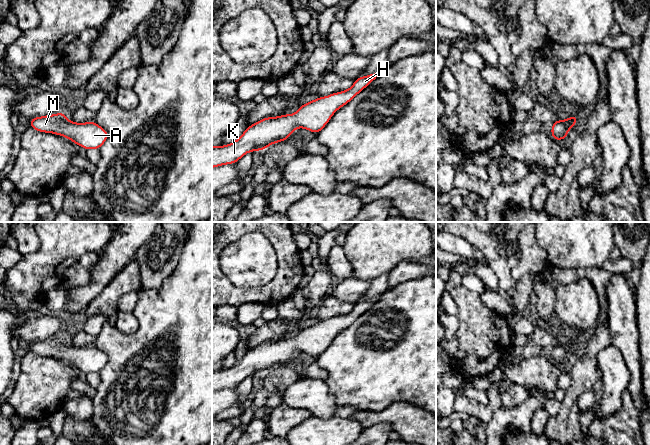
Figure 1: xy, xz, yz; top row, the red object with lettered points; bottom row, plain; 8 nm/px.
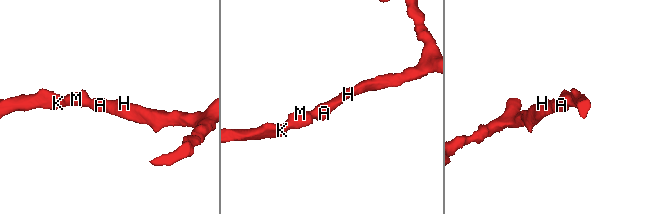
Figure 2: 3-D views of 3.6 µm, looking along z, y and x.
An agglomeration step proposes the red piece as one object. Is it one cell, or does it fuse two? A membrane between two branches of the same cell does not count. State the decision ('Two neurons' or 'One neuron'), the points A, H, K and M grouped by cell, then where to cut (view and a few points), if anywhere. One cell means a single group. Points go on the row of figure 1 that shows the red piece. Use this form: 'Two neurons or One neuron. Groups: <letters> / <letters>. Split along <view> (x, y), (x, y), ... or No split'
One neuron. Groups: A H K M. No split

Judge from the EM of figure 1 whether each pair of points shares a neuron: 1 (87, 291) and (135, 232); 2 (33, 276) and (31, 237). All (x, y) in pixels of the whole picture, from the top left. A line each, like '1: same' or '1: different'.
1: same
2: different

